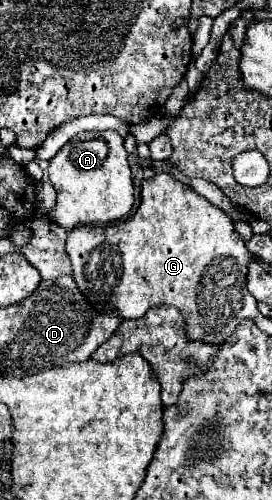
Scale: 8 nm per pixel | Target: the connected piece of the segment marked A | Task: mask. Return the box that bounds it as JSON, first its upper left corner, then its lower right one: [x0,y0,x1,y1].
[46,130,134,232]

